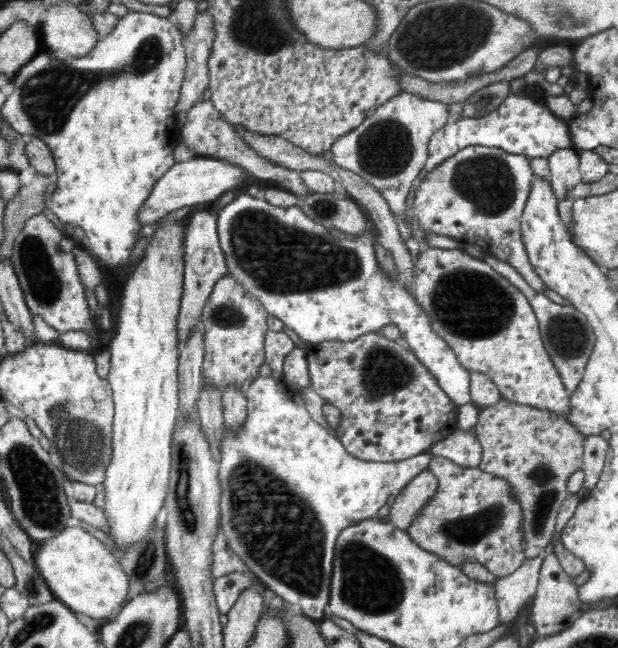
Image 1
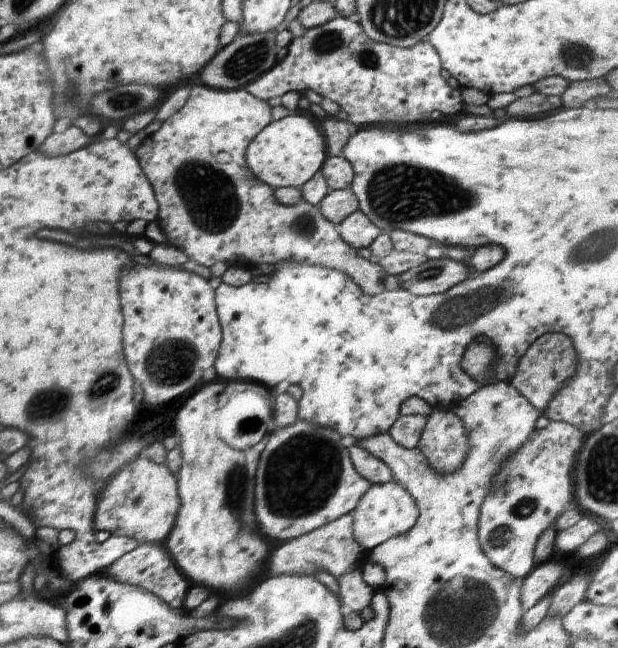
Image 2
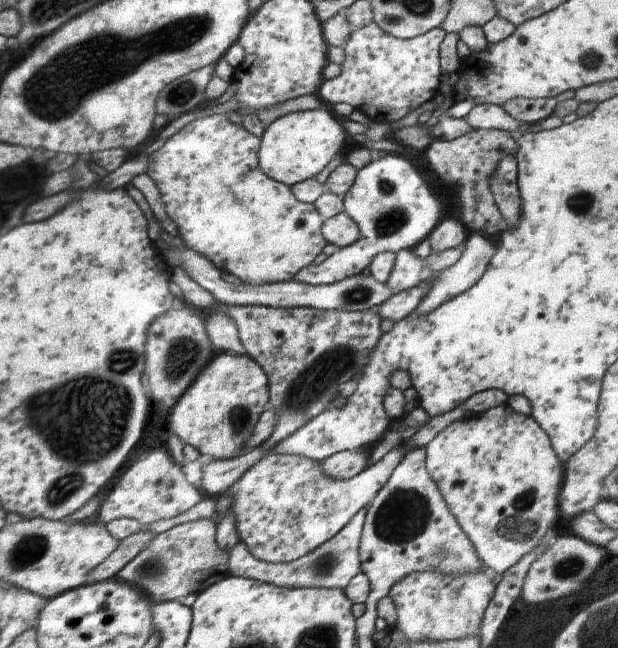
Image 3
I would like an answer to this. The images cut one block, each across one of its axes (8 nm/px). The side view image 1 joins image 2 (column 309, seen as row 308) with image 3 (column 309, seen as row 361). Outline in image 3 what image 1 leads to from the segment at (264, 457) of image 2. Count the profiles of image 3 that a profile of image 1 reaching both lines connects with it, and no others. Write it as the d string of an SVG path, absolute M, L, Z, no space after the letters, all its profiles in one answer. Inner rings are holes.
M484 390L473 394L468 400L461 402L458 408L448 414L430 418L430 422L412 436L406 438L396 448L392 448L376 464L366 468L351 479L334 480L324 476L321 462L314 462L303 456L276 454L273 450L266 458L254 464L250 470L238 478L238 482L226 490L232 495L232 512L236 516L236 534L239 542L243 542L248 550L261 561L269 563L289 563L301 556L310 554L318 546L334 538L358 510L366 508L378 490L388 482L393 470L408 451L426 447L440 430L450 423L464 419L466 412L478 415L494 406L508 404L509 396L502 390Z

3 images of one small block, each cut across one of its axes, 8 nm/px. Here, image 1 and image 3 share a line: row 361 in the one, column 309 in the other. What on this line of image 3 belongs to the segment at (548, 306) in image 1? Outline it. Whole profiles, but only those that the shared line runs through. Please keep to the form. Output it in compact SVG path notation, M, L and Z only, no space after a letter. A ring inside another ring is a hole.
M369 506L358 510L354 518L328 542L318 546L312 553L301 556L289 563L269 563L254 558L243 542L229 551L228 572L233 577L244 577L258 582L272 584L286 589L302 588L346 588L348 582L360 572L360 556L358 556L358 544L362 534L365 516Z

